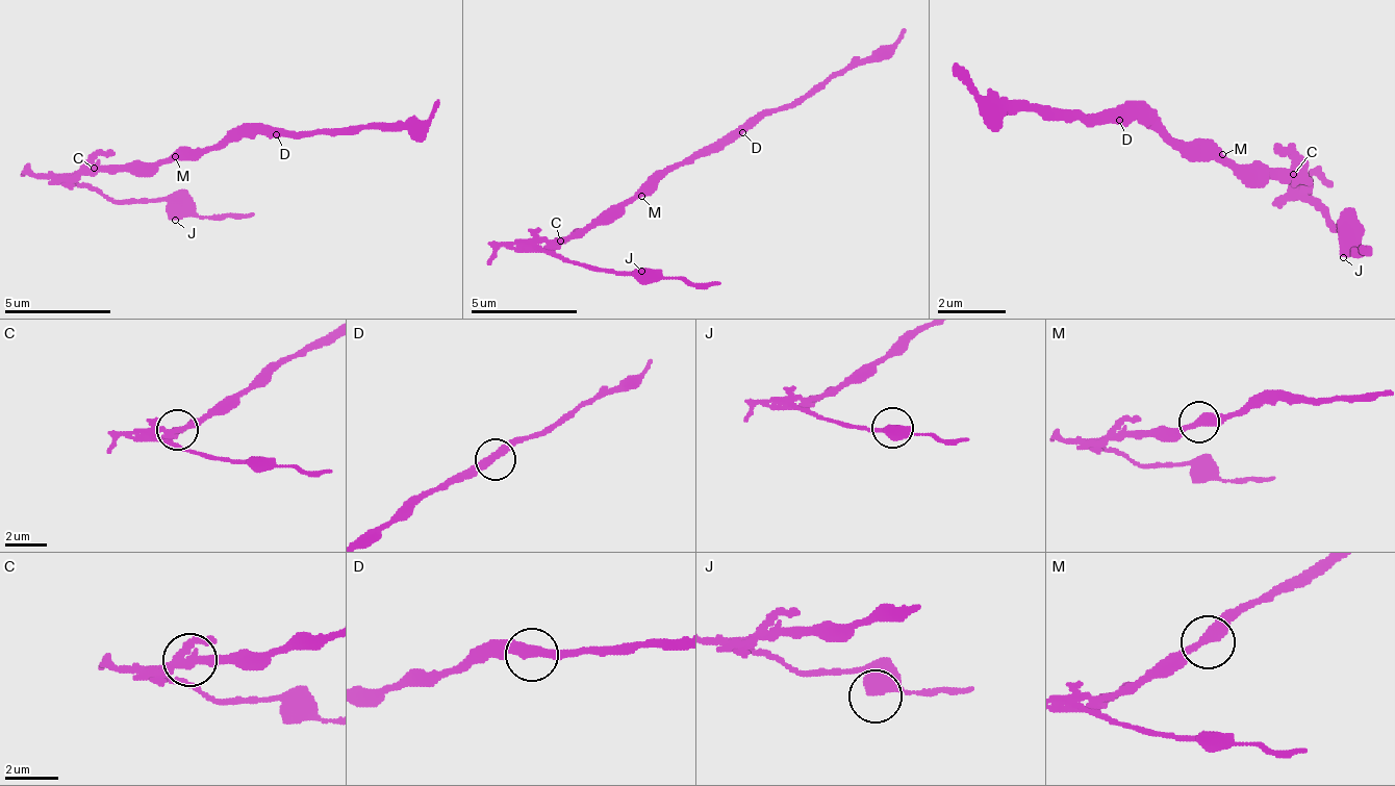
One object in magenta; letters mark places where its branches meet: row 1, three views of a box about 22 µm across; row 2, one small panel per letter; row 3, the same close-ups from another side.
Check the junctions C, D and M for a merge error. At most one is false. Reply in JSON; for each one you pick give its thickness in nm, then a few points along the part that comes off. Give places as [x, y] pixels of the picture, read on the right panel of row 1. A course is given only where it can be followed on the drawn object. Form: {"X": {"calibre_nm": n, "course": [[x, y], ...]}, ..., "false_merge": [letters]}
{"C": {"calibre_nm": 280, "course": [[1291, 172], [1299, 188], [1334, 223], [1343, 223], [1351, 249], [1360, 249]]}, "false_merge": ["C"]}

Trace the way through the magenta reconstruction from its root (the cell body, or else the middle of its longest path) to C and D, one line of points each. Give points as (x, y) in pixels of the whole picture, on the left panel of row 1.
C: (180, 161), (127, 161), (122, 167), (95, 167)
D: (180, 161), (196, 161), (218, 146), (228, 146), (238, 134), (276, 134)

